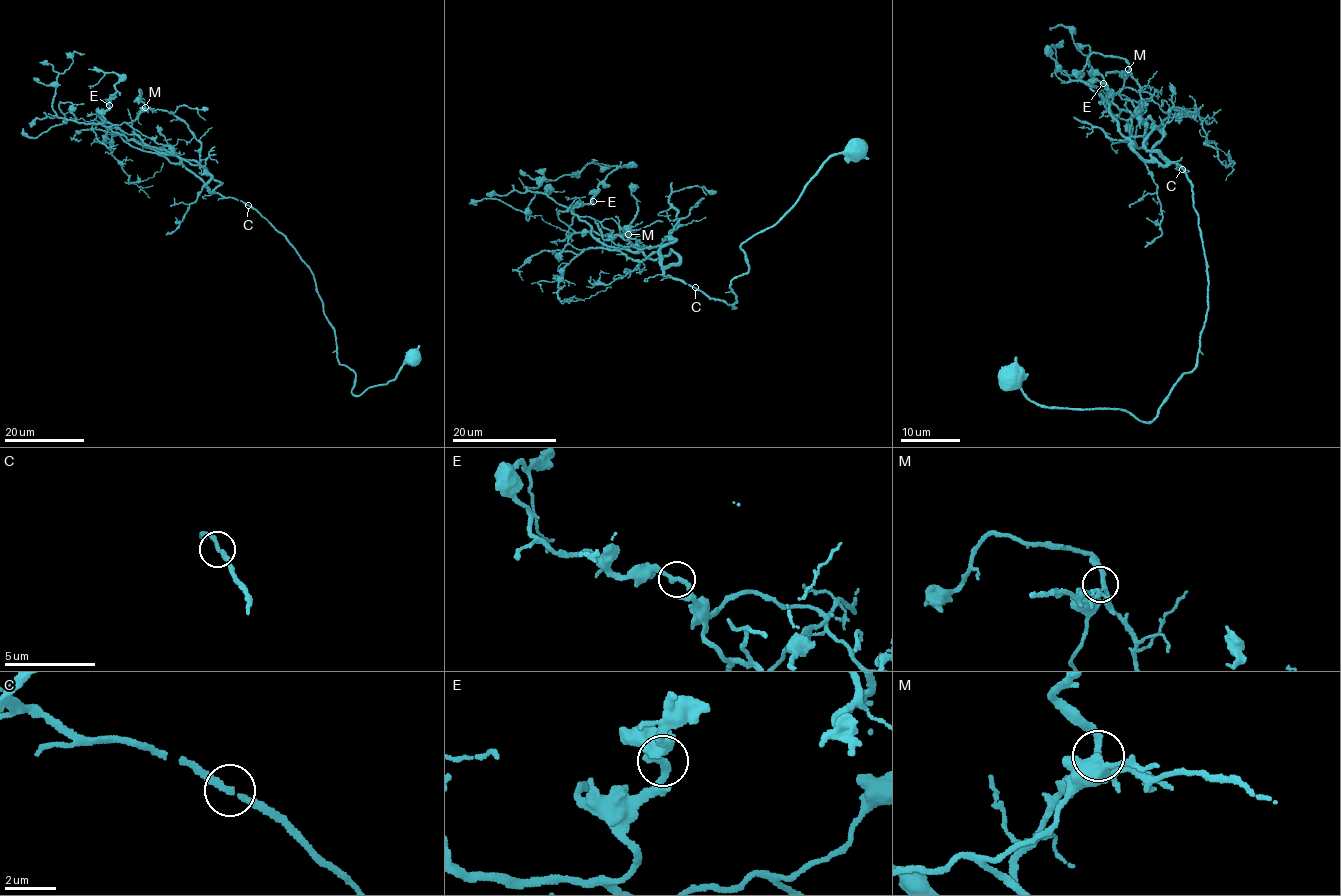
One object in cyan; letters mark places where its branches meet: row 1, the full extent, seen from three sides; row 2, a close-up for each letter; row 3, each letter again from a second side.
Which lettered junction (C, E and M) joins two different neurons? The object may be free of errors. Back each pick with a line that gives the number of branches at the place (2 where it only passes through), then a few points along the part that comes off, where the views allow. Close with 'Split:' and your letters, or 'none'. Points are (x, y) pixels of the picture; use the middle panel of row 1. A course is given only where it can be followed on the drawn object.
Split: none

